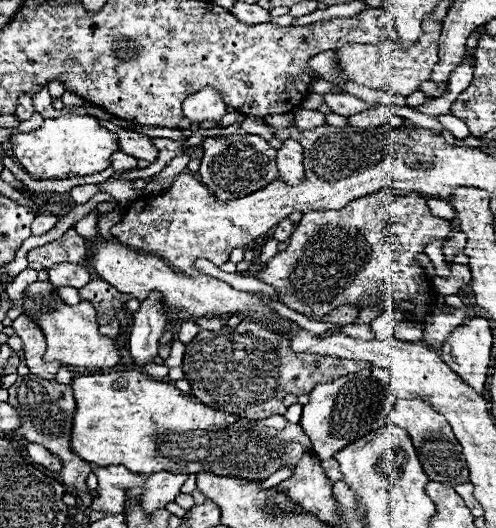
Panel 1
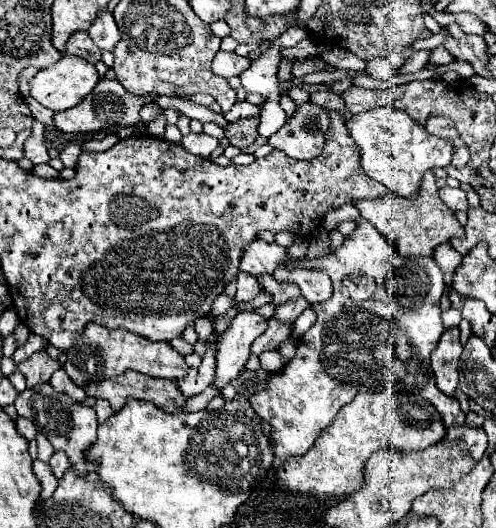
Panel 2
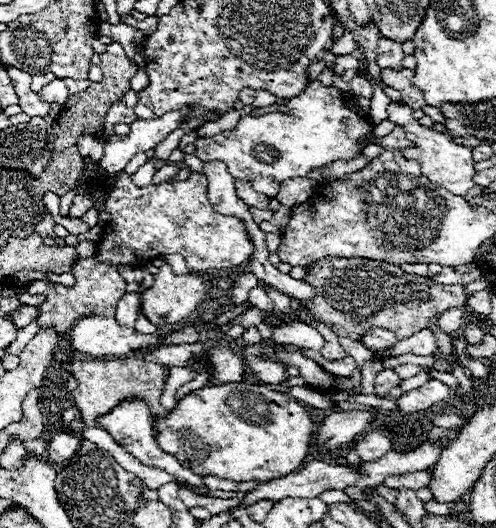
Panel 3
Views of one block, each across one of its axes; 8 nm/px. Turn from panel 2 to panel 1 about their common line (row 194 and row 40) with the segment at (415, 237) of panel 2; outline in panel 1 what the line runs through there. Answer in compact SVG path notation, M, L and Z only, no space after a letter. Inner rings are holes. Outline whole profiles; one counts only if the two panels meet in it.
M428 14L422 28L424 36L420 36L420 40L408 48L404 48L394 38L388 38L380 44L346 44L338 50L338 64L344 70L346 78L356 84L408 96L416 92L420 82L430 78L434 64L438 64L438 38L442 32L442 22L438 22L434 14Z

